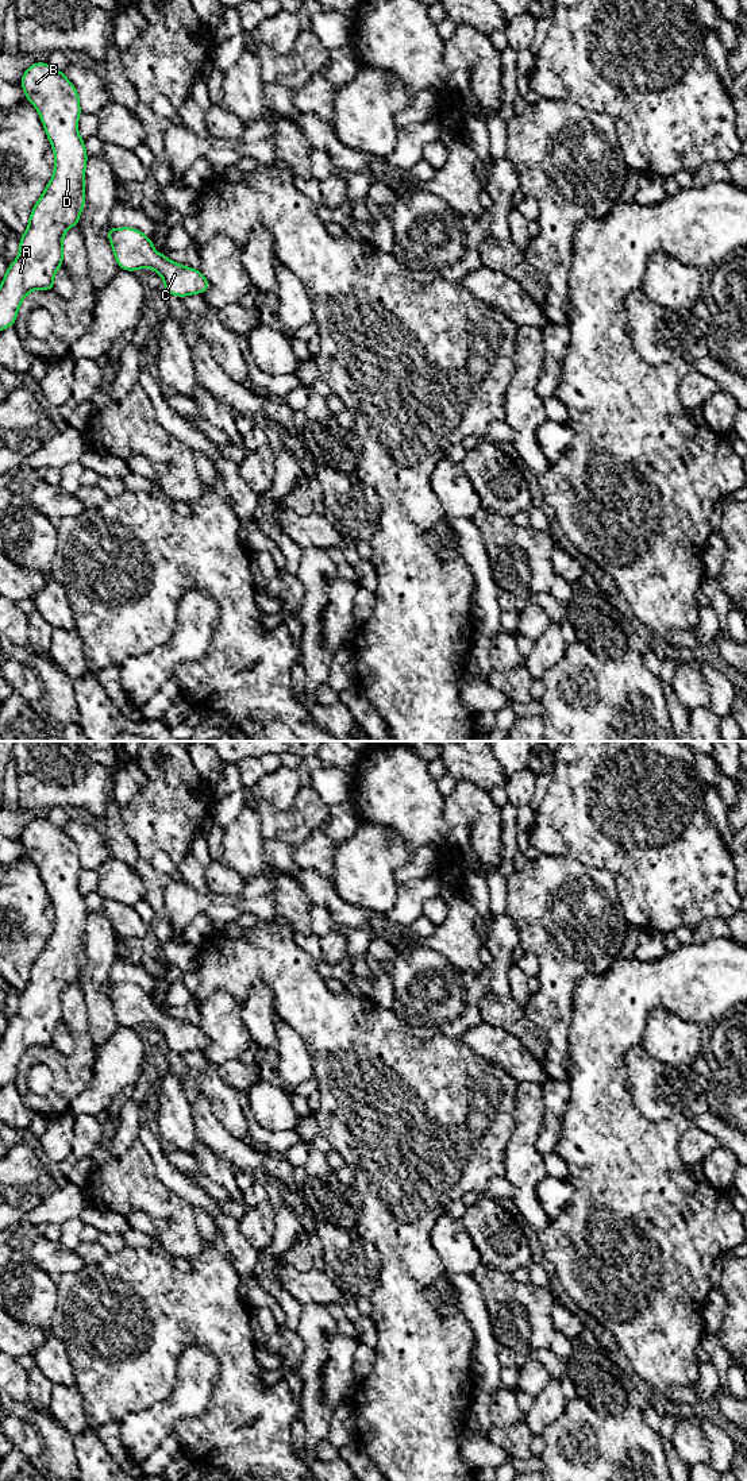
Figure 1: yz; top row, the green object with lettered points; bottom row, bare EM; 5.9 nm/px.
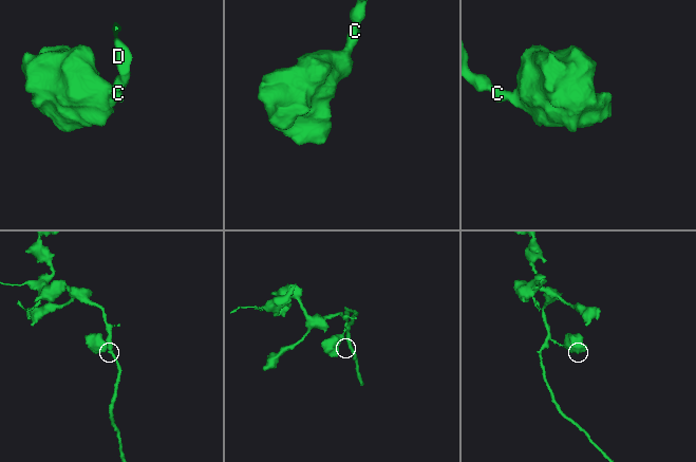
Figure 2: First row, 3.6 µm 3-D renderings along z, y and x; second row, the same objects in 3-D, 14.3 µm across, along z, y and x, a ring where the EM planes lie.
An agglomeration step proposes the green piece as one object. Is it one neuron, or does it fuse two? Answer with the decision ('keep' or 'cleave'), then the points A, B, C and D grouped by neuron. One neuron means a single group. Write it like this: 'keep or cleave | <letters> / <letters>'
keep | A B C D

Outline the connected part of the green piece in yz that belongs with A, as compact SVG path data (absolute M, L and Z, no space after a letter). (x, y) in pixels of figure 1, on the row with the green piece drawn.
M35 62L28 66L22 76L20 86L26 100L39 113L55 163L49 184L28 216L28 227L19 242L19 254L7 267L0 284L0 331L14 327L19 306L30 292L54 290L54 275L63 265L63 236L70 227L77 227L85 207L88 154L85 142L78 134L81 107L76 86L63 72L51 68L47 62Z

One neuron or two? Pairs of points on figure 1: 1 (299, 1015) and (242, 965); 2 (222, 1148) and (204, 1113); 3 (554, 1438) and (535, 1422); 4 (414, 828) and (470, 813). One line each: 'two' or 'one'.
1: one
2: one
3: two
4: two

